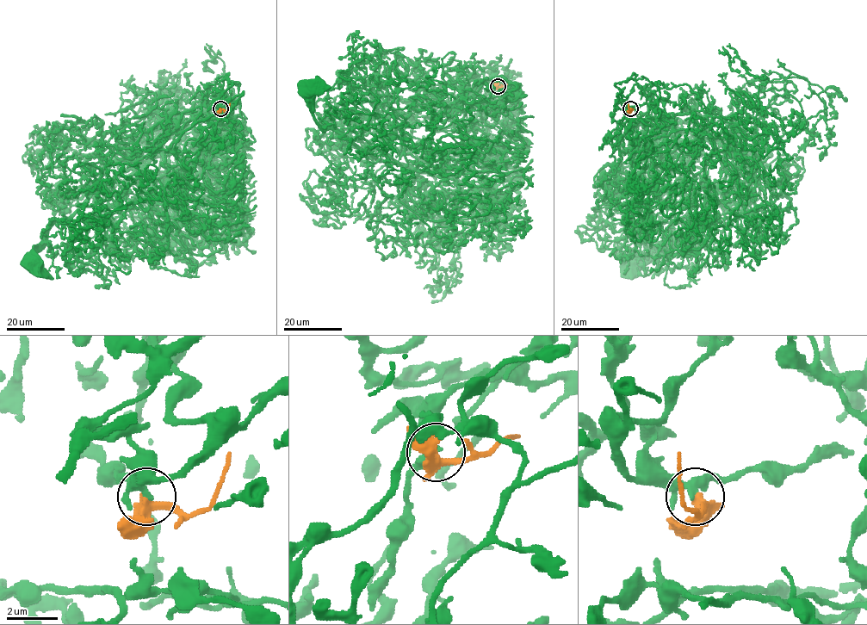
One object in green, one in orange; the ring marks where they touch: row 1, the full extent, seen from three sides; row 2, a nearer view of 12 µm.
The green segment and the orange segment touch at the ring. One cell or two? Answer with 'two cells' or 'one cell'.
two cells

